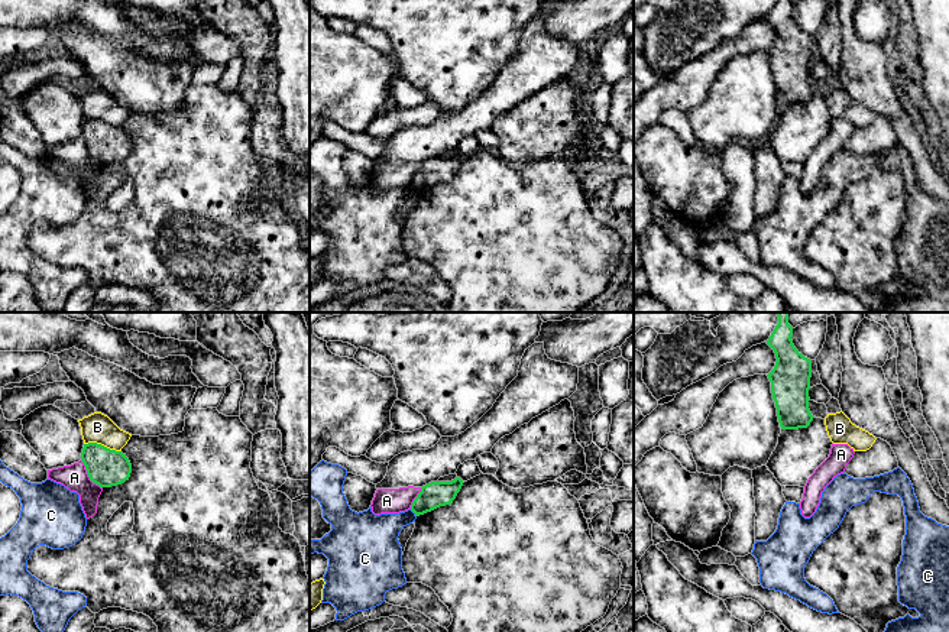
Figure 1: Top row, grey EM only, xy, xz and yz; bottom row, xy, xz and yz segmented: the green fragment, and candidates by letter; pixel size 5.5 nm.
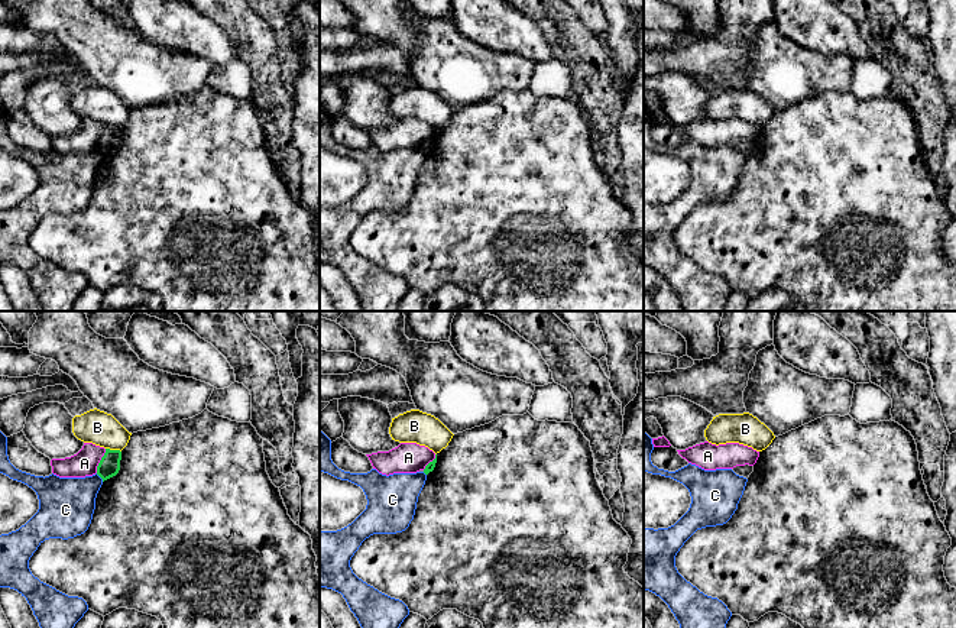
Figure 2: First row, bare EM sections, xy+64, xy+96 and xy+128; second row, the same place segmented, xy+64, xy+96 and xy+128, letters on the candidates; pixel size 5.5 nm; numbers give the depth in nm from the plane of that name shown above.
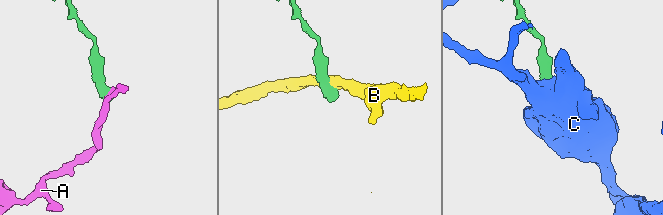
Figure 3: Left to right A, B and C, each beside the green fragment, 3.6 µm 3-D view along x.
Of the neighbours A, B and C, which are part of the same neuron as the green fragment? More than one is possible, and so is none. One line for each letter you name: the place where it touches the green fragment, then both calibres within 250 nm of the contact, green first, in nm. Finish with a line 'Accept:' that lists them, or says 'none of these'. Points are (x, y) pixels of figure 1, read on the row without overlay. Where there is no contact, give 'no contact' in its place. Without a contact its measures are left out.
Accept: none of these

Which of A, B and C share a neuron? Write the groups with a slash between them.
A / B / C

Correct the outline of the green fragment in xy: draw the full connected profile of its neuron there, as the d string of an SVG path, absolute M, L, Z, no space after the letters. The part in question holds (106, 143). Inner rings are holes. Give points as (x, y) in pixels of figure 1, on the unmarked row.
M97 119L84 120L81 137L90 156L100 163L122 161L129 156L132 149L132 140L126 130Z

